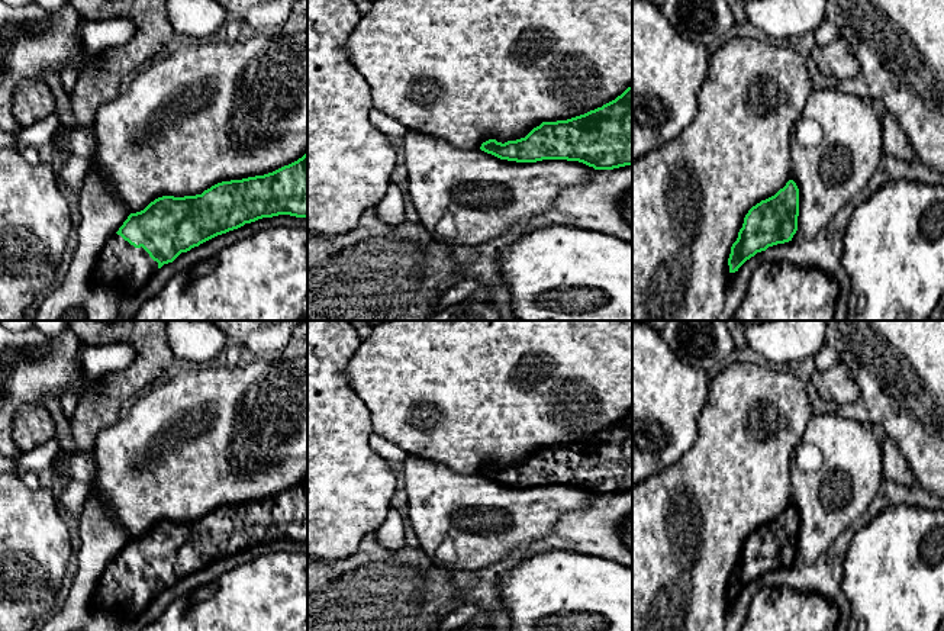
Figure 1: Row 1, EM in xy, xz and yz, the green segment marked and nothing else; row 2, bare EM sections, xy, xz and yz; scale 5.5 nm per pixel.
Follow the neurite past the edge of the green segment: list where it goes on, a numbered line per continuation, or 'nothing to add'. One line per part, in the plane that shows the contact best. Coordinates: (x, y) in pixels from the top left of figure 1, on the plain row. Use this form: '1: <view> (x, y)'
1: xy (122, 592)

